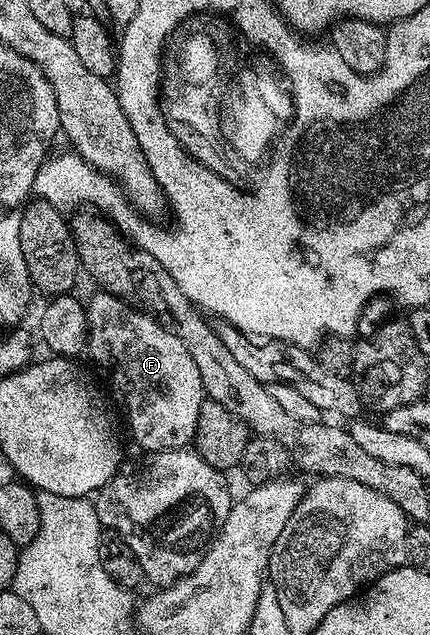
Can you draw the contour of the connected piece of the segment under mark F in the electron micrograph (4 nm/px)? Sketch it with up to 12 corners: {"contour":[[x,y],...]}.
{"contour":[[107,295],[86,349],[115,362],[143,446],[190,447],[202,389],[167,330]]}

